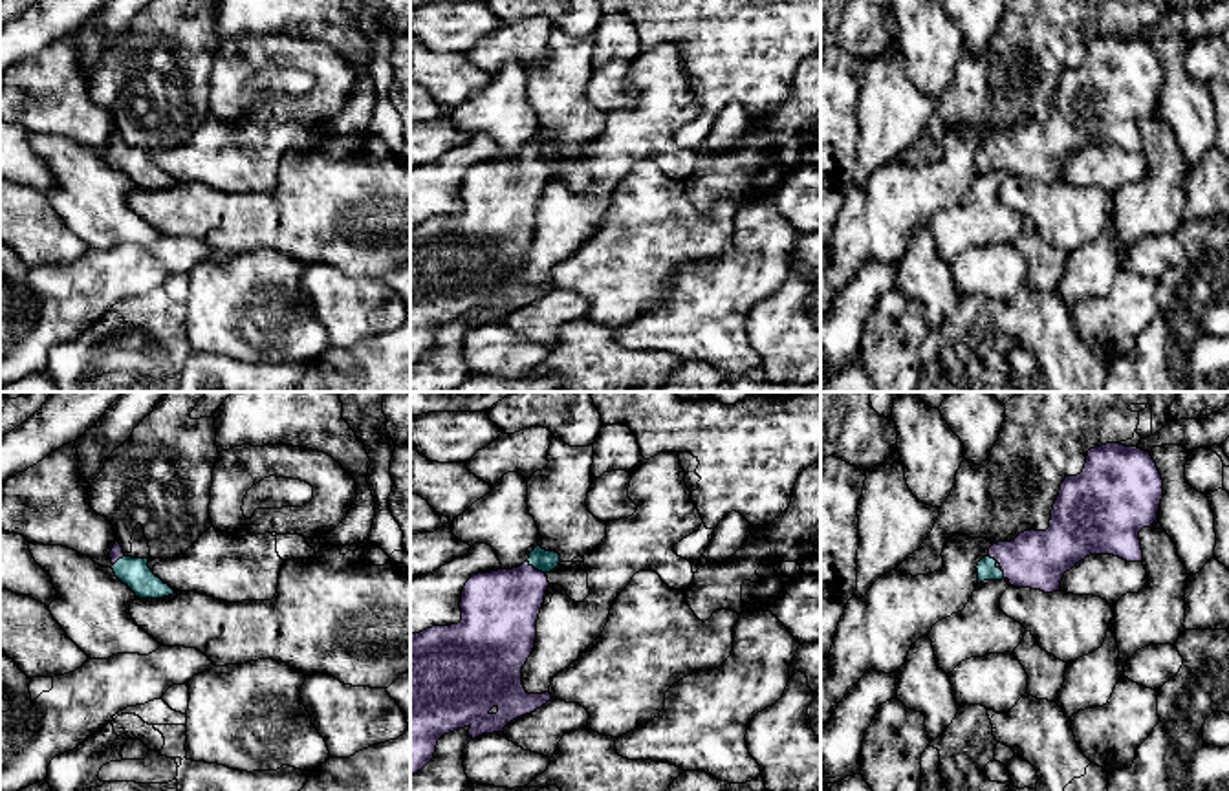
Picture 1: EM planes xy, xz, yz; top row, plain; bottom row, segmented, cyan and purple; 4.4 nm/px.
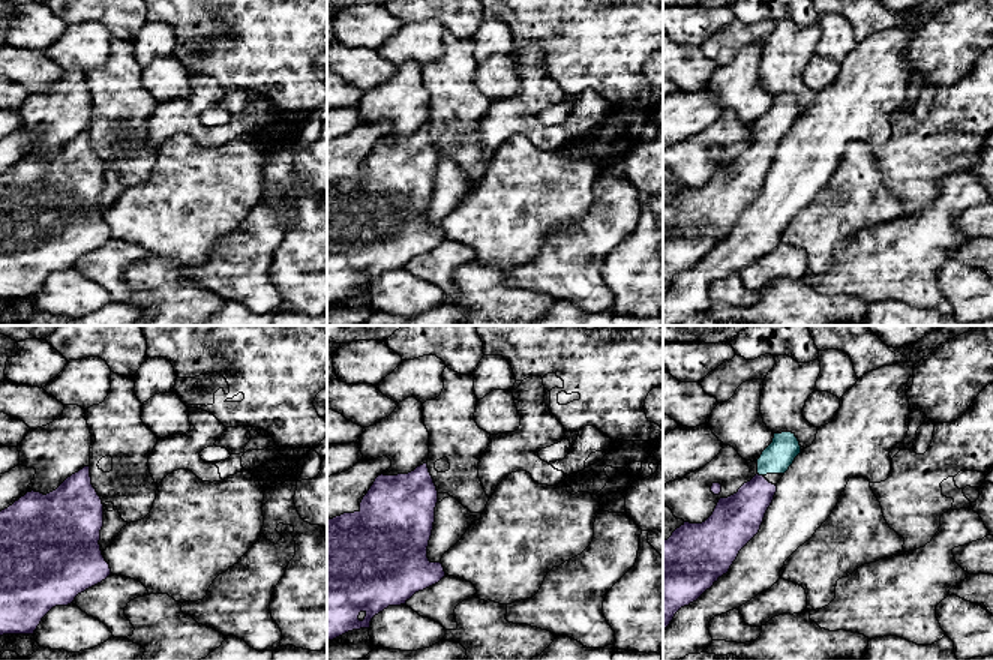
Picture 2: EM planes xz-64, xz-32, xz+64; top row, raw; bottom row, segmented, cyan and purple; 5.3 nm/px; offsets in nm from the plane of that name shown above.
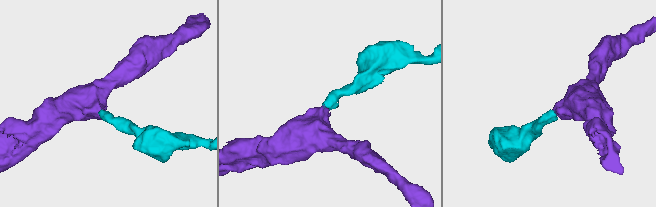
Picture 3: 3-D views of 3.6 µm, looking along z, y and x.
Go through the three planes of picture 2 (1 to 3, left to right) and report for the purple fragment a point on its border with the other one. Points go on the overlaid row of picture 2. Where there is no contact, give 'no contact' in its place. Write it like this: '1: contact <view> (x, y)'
1: no contact
2: no contact
3: contact xz+64 (761, 474)

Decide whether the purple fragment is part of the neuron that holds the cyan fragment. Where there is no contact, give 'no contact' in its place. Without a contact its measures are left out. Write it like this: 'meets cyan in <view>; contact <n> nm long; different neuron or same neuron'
meets cyan in xz; contact 100 nm long; same neuron

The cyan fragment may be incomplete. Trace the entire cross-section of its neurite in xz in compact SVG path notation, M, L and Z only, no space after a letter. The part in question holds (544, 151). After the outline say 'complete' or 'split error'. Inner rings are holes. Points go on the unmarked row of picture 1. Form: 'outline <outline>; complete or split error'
outline M537 135L529 148L513 159L473 165L462 181L462 211L451 216L432 216L410 225L410 364L421 361L436 342L438 330L467 317L474 330L502 322L507 313L535 302L551 284L527 284L522 275L522 256L535 238L537 209L549 176L548 163L557 159L560 145Z; split error

